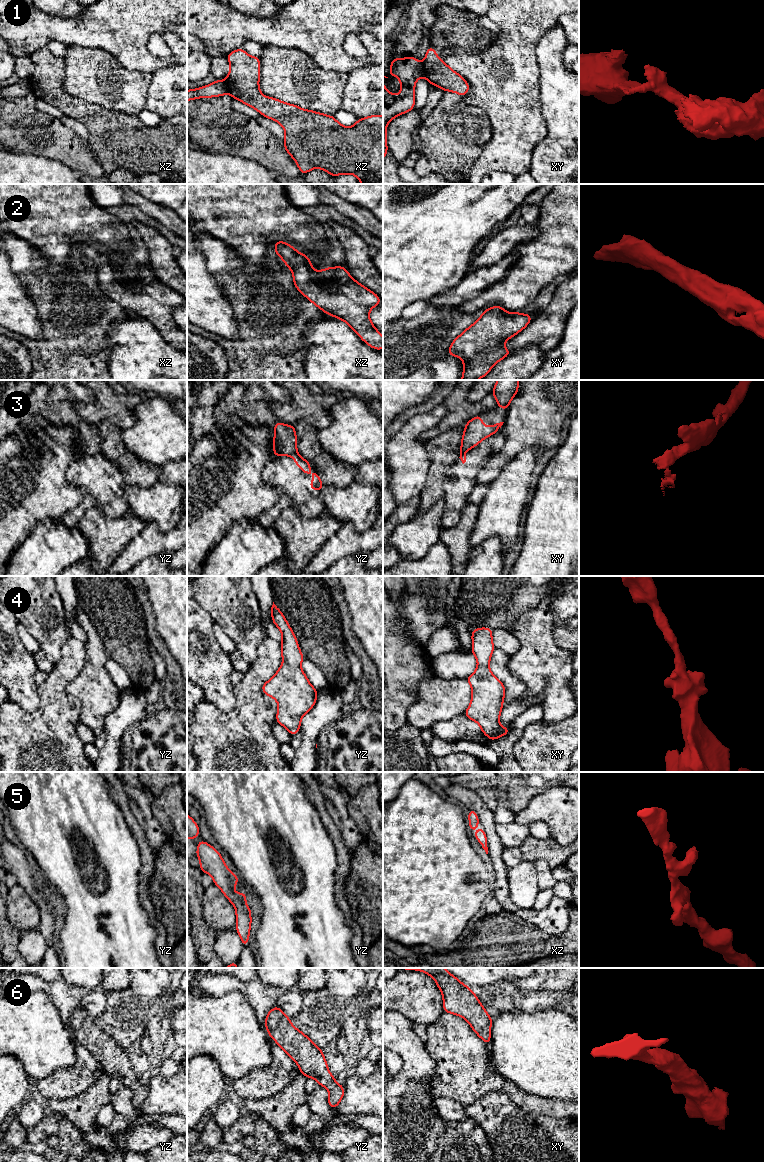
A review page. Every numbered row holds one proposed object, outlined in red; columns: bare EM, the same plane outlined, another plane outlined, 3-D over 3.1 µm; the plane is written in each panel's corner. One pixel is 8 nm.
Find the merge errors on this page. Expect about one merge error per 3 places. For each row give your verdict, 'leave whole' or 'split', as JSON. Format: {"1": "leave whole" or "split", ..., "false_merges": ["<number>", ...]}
{"1": "split", "2": "leave whole", "3": "split", "4": "leave whole", "5": "leave whole", "6": "leave whole", "false_merges": ["1", "3"]}

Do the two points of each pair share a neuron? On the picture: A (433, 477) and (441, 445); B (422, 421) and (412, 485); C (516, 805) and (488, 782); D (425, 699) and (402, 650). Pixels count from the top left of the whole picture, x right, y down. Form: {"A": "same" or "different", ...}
{"A": "same", "B": "same", "C": "same", "D": "different"}

